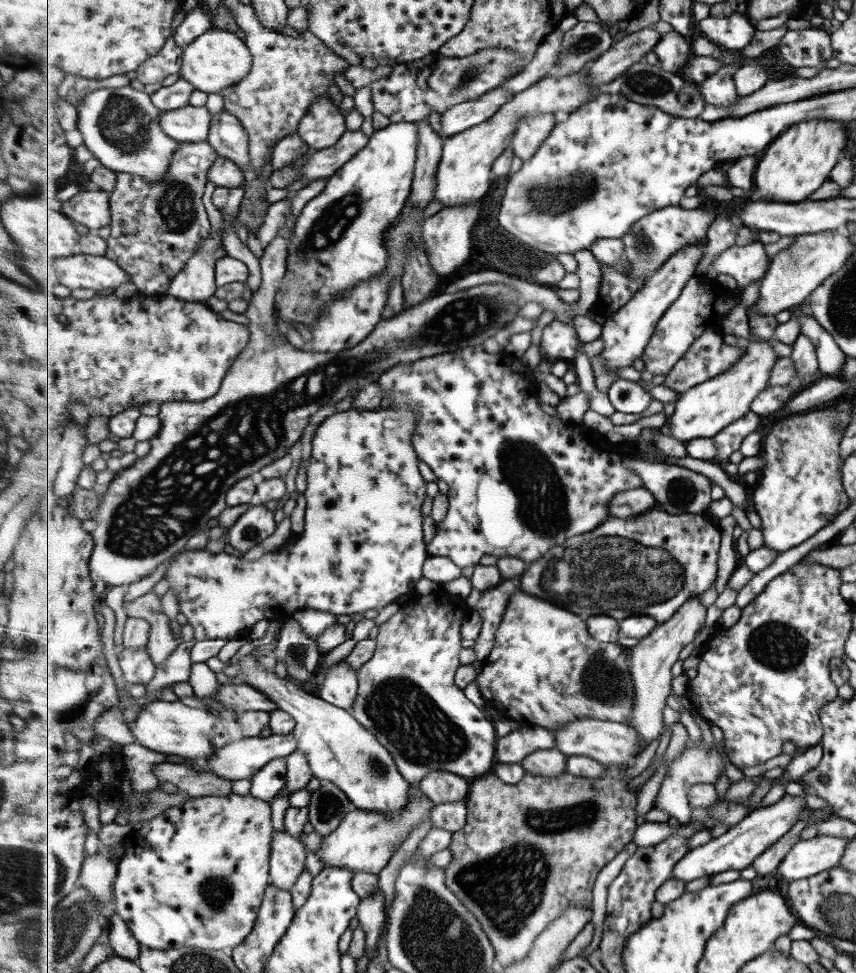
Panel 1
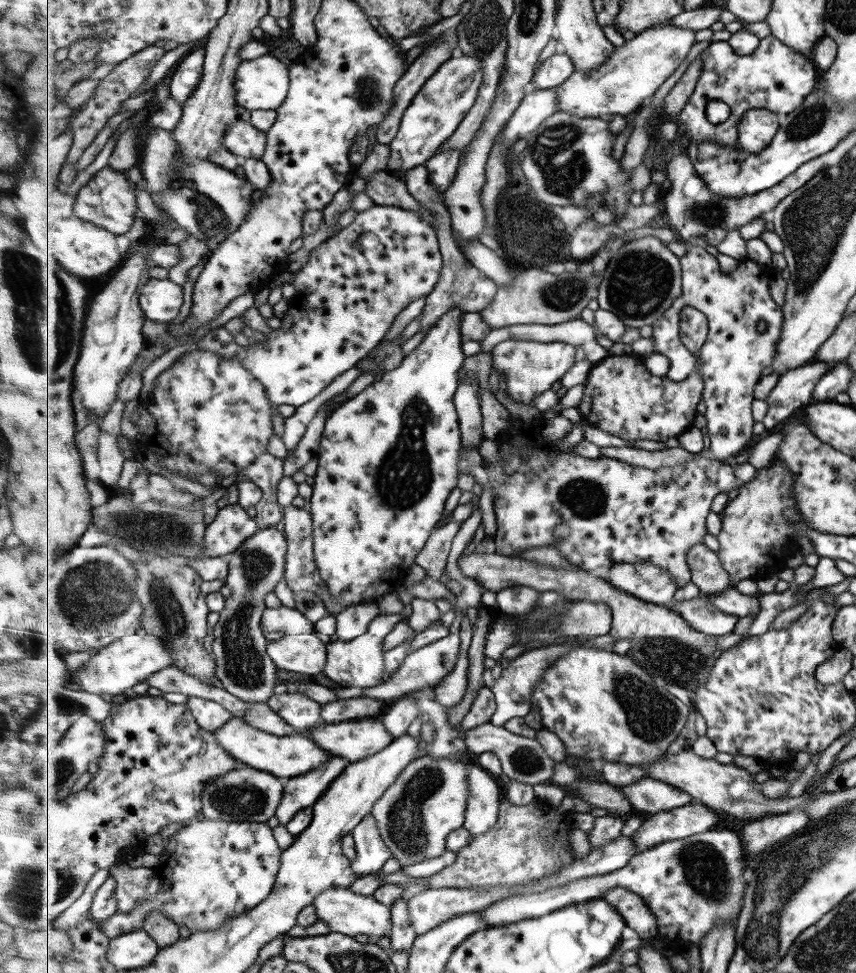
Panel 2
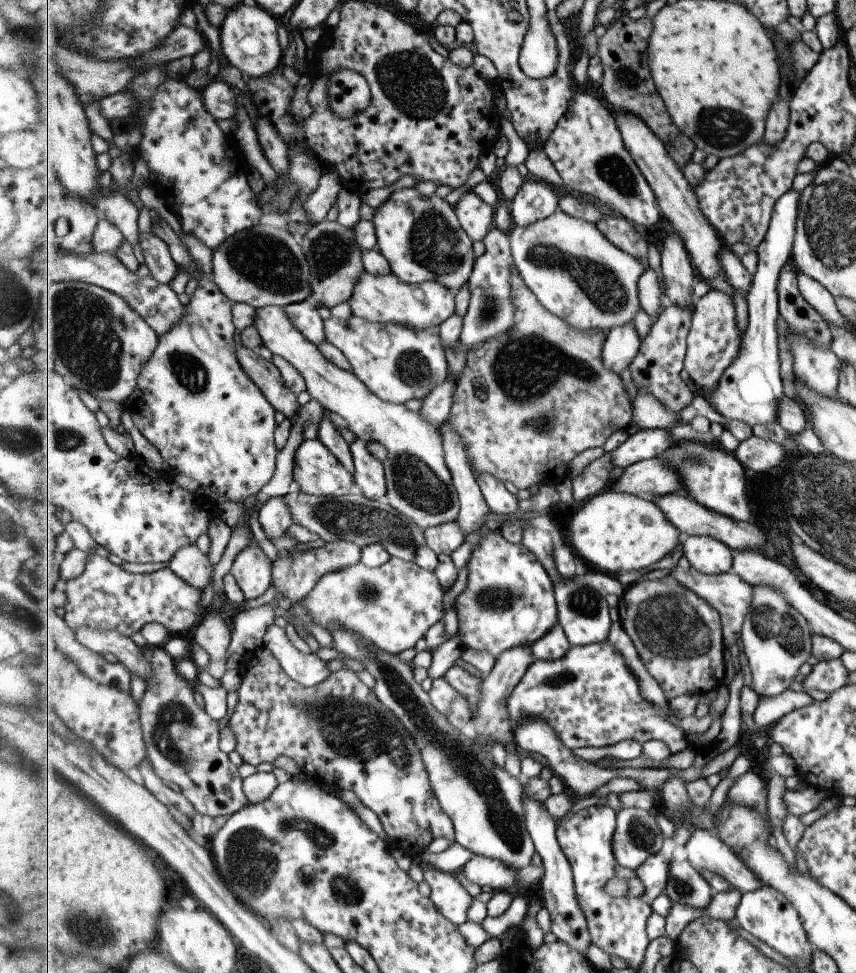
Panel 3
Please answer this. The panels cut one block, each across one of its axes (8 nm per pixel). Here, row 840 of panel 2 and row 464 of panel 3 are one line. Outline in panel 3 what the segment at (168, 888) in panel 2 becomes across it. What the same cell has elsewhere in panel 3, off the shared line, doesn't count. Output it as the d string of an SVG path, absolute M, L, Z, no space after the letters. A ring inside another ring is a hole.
M182 230L182 239L188 246L189 254L195 263L196 269L200 272L198 276L198 286L195 292L190 296L189 302L184 306L184 317L180 323L176 324L171 331L160 335L160 343L153 352L153 356L144 364L142 374L137 381L137 390L128 398L123 405L123 408L129 411L134 418L137 428L160 450L163 458L169 464L170 469L175 473L188 476L193 480L197 480L200 486L208 486L212 492L223 494L229 502L241 503L245 502L247 498L256 495L259 491L267 486L268 482L276 475L277 461L280 454L280 448L276 444L276 430L279 426L275 422L276 408L271 401L264 395L264 392L257 386L256 381L251 380L245 370L241 368L241 361L238 359L238 349L242 344L237 344L237 336L235 336L236 324L234 323L233 305L235 302L229 300L228 296L219 288L219 285L214 280L213 263L214 250L207 246L204 240L201 240L197 235L188 233Z

